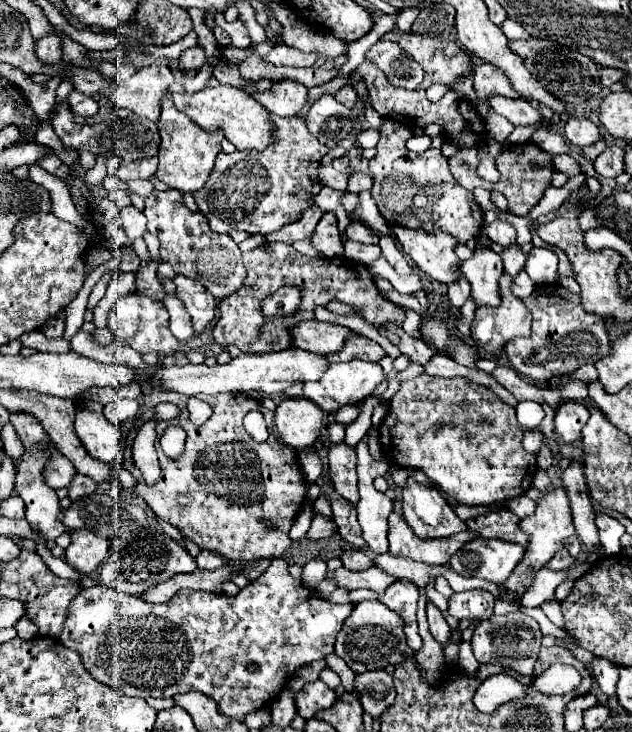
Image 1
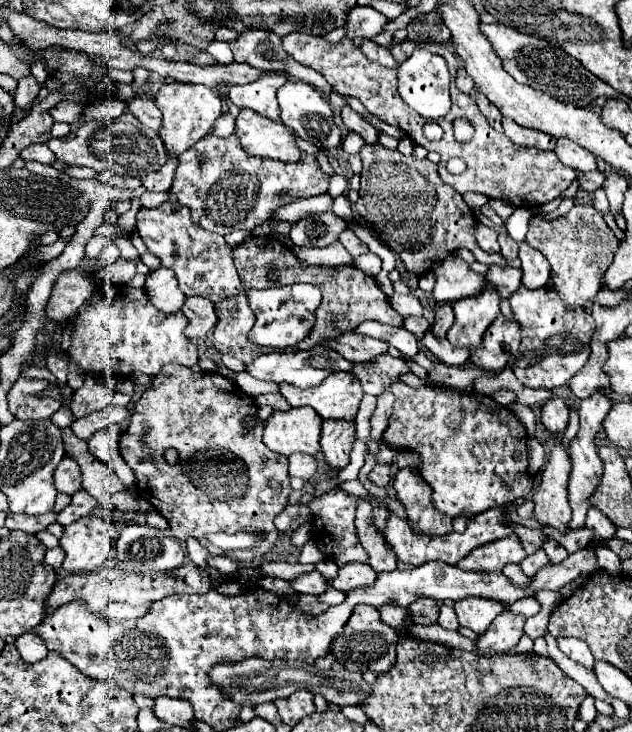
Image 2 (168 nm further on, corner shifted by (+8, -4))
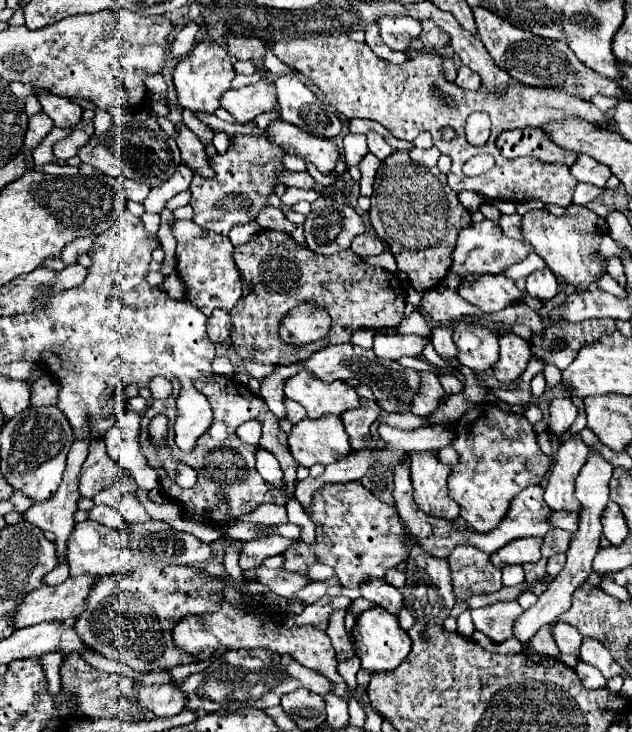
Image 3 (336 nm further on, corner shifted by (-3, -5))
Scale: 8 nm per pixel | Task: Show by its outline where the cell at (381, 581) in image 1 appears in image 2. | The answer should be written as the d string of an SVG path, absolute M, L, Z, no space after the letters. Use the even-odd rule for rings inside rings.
M310 572L310 574L300 574L296 578L290 580L290 586L298 592L298 594L322 594L326 590L326 580L322 578L320 572Z

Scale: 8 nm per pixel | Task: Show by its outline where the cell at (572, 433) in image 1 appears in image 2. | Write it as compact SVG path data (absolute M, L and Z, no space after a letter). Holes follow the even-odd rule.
M552 398L542 406L542 424L552 432L560 434L568 426L568 406L560 398Z

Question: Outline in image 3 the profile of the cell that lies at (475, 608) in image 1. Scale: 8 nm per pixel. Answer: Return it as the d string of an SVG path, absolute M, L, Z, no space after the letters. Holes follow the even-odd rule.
M501 601L493 605L485 605L481 609L473 609L471 617L475 629L485 633L495 643L501 643L511 637L513 621L521 615L521 605L517 601Z

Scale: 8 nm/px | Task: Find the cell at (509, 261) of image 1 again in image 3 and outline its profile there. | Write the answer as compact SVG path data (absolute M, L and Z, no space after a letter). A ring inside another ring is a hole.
M515 213L515 215L501 215L499 219L499 227L503 229L503 233L511 239L523 239L521 235L521 217Z

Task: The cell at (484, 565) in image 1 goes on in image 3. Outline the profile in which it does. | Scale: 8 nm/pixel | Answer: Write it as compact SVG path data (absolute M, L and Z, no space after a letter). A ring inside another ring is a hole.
M523 537L507 543L495 555L491 555L491 563L499 569L505 565L523 565L523 563L535 563L541 559L541 539L537 537Z

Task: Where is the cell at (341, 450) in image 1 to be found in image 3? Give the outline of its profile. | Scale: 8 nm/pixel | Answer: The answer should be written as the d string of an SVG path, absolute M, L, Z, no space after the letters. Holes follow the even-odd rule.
M361 399L361 405L355 411L345 411L341 415L345 431L349 433L349 443L355 451L369 447L371 441L369 427L377 417L379 417L379 405L369 399Z

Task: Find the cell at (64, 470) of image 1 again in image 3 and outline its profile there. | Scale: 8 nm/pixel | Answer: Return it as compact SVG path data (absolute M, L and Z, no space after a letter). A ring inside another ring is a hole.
M103 439L91 441L89 455L81 467L79 493L81 497L93 497L103 487L123 479L123 475L127 475L127 471L123 471L123 467L113 463L113 459L107 455Z

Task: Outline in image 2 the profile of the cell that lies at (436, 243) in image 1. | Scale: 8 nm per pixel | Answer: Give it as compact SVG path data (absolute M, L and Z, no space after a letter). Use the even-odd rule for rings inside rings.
M448 254L442 262L436 262L430 272L434 272L436 276L432 296L434 302L440 306L478 296L486 284L484 276L470 270L470 266L456 254Z

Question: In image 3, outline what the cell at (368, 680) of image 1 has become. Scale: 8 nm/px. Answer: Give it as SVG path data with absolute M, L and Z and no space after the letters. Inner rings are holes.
M239 649L225 651L219 659L215 659L205 671L191 675L185 679L179 689L187 695L187 709L215 713L221 709L241 709L255 707L267 709L281 703L283 693L293 693L295 687L305 687L317 695L327 695L333 691L333 683L317 673L315 669L307 669L297 663L291 655L279 655L263 649Z

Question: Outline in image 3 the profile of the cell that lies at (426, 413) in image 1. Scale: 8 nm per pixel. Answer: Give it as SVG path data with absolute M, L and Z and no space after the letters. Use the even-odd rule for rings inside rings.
M479 403L461 417L461 425L453 425L455 439L451 447L459 453L459 463L449 473L449 495L461 507L461 517L475 531L491 531L507 513L515 495L525 487L541 483L549 471L551 459L539 449L533 425L515 413L507 413L493 403Z

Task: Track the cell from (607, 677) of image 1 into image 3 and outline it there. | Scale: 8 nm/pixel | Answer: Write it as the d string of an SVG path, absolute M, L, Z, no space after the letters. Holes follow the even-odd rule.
M555 623L553 625L553 637L555 637L555 643L557 643L561 653L569 653L569 655L579 657L583 637L577 631L573 631L571 627L567 627L563 623Z

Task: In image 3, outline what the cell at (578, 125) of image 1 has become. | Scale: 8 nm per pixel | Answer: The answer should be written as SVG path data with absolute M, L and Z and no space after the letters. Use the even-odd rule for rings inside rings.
M579 155L575 159L575 163L571 165L571 175L577 179L577 181L583 181L583 183L593 183L597 187L605 187L607 179L611 177L611 171L607 165L591 159L589 155Z

